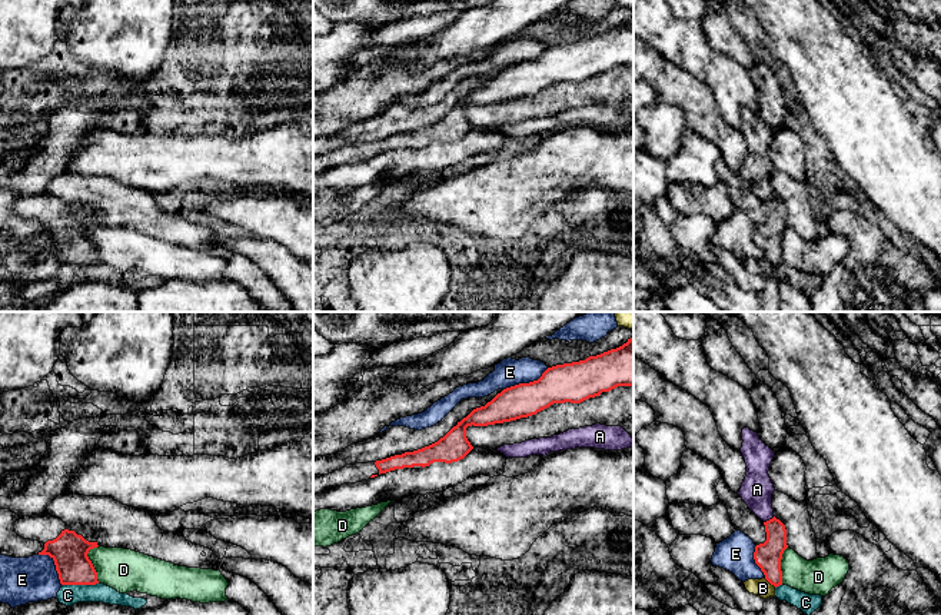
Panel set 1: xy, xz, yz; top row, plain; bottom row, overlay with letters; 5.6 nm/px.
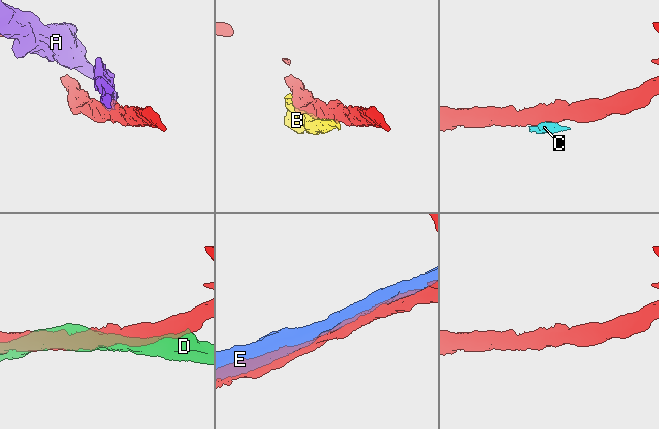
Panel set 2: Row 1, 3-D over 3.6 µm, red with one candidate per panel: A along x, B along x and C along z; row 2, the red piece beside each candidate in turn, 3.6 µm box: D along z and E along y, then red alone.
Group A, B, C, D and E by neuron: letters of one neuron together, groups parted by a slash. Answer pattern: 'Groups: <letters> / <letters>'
Groups: A / B C / D / E

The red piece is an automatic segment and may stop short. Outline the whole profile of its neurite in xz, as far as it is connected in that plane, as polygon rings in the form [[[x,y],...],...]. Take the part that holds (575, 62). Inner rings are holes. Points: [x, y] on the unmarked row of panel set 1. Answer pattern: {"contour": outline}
{"contour": [[[634,16],[616,29],[585,40],[548,47],[538,60],[503,69],[429,126],[376,142],[346,144],[329,154],[315,157],[313,174],[395,149],[420,149],[433,142],[458,142],[473,129],[466,117],[468,106],[488,106],[528,97],[553,83],[581,83],[618,66],[634,66]]]}

